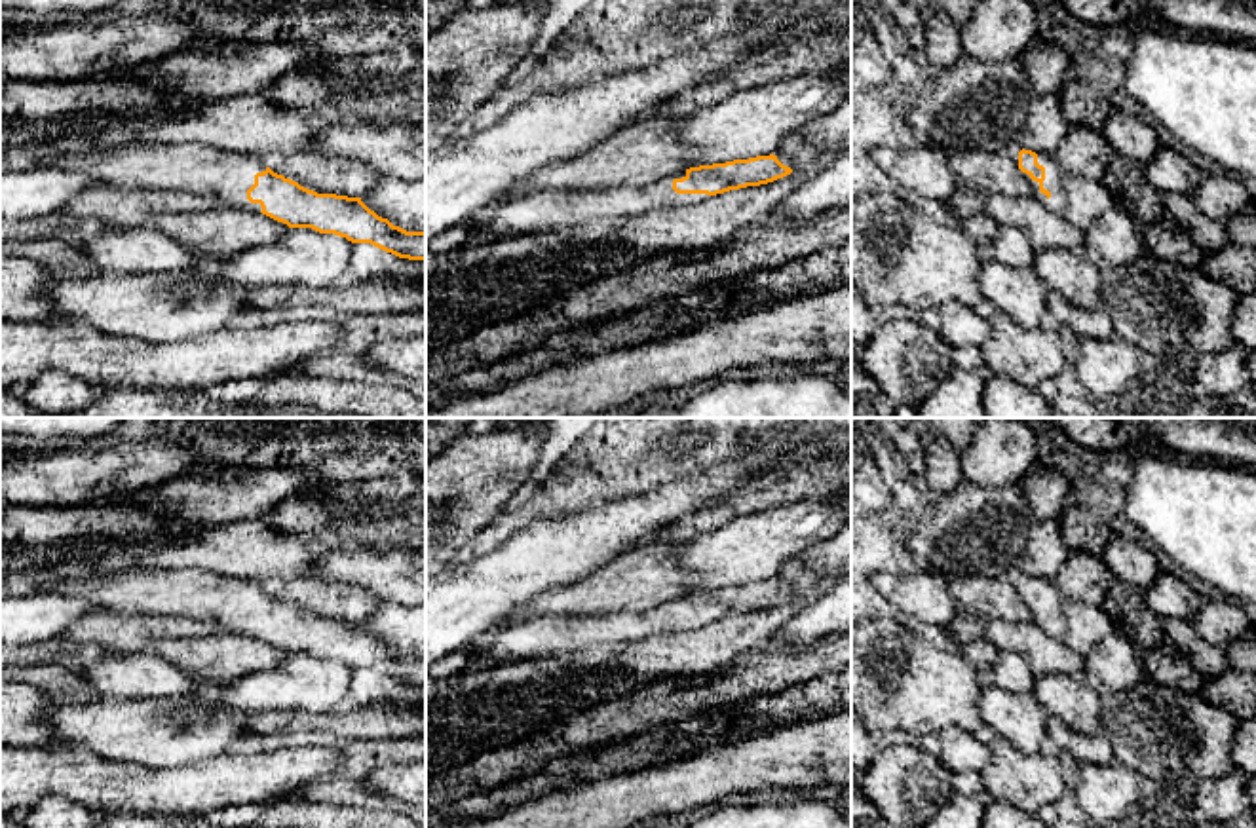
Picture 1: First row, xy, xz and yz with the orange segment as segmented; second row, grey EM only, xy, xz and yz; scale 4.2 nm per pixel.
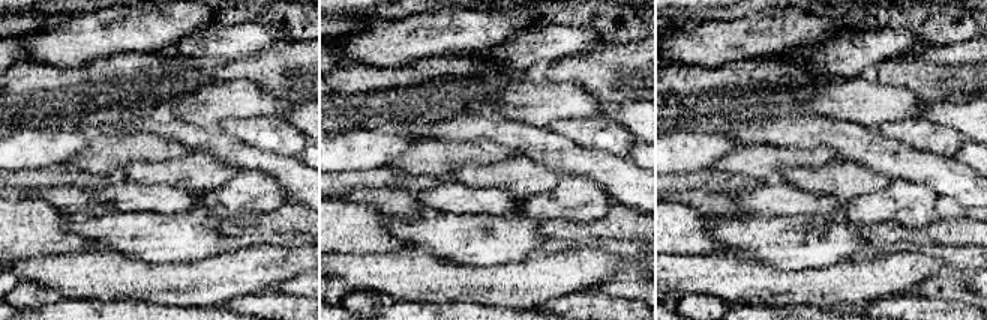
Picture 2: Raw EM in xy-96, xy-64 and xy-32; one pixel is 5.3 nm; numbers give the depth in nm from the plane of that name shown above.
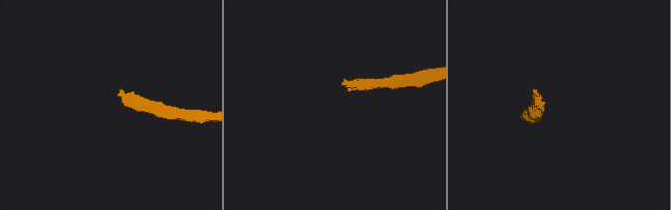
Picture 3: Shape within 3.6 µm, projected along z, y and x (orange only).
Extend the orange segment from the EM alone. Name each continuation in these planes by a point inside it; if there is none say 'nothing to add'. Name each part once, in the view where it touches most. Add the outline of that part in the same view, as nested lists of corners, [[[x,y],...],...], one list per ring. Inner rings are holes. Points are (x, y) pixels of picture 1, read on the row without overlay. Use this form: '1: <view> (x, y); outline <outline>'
1: yz (1057, 629); outline [[[1037,579],[1037,589],[1045,593],[1045,606],[1041,610],[1022,598],[1032,613],[1032,621],[1036,621],[1047,636],[1064,640],[1068,632],[1068,619],[1062,610],[1064,594],[1051,579]]]

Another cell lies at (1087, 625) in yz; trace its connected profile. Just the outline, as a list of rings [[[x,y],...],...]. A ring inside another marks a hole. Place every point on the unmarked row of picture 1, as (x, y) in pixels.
[[[1064,596],[1062,610],[1068,619],[1064,642],[1083,657],[1087,657],[1102,638],[1113,632],[1113,623],[1100,606]]]

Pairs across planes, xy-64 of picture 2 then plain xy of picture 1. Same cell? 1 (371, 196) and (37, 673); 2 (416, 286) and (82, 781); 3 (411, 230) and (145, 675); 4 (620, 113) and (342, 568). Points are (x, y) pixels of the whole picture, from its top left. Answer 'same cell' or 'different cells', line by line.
1: same cell
2: same cell
3: different cells
4: same cell

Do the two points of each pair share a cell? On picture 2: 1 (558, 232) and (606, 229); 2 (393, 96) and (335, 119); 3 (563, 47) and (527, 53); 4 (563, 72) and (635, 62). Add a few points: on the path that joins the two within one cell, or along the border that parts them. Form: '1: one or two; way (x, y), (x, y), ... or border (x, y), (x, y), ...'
1: one; way (570, 232), (594, 232)
2: one; way (378, 98), (356, 98), (350, 104)
3: one; way (554, 47), (536, 47)
4: one; way (581, 69), (617, 68)

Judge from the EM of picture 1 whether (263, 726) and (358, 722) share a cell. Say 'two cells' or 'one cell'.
one cell

